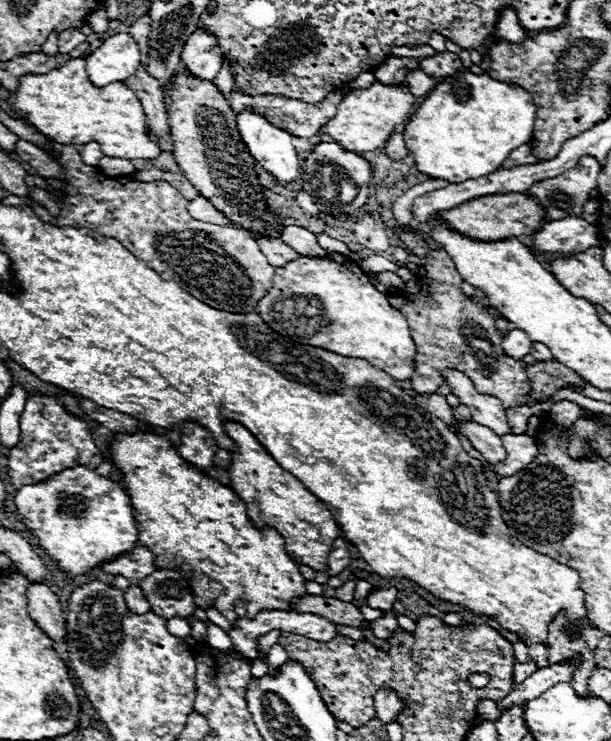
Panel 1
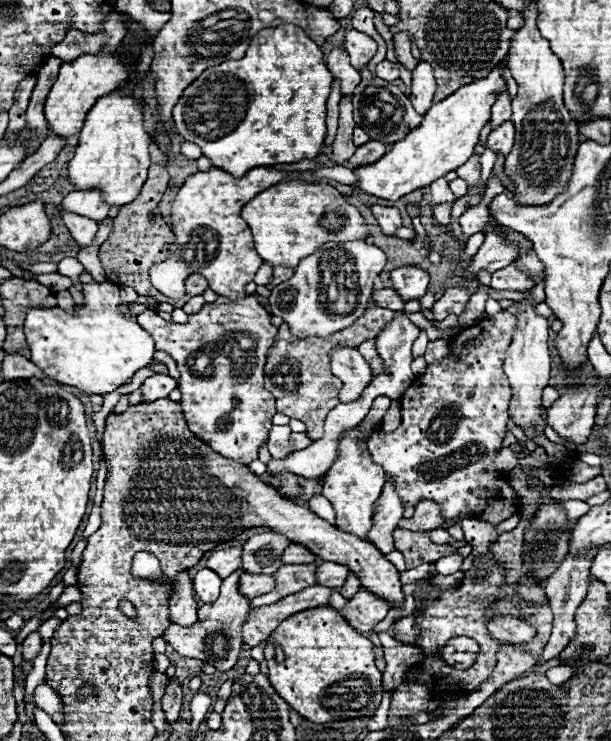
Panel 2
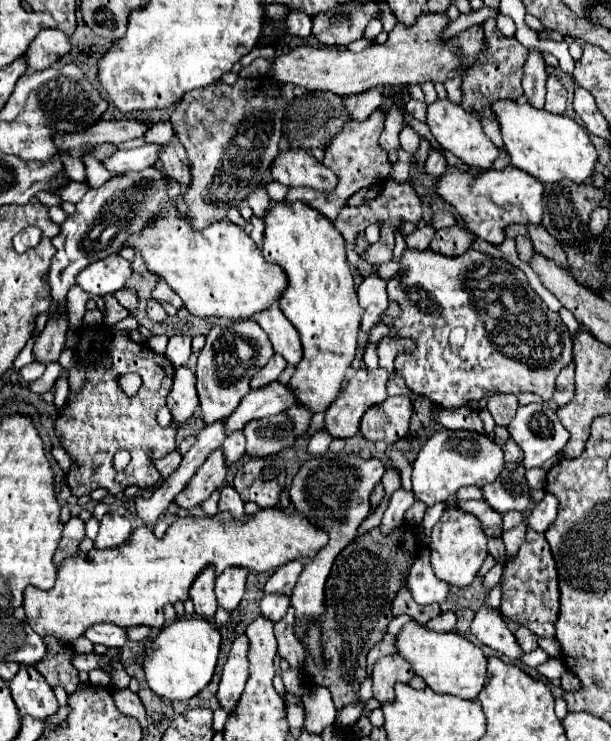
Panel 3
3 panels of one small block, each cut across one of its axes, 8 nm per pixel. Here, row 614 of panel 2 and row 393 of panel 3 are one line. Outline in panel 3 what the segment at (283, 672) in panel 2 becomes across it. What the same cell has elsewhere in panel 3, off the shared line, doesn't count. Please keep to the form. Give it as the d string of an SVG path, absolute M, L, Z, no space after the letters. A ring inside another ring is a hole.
M272 202L264 222L262 254L268 262L276 262L288 278L288 286L284 294L280 294L278 306L298 330L304 348L304 358L286 386L300 406L310 408L312 414L324 412L338 398L344 374L352 366L364 314L346 262L346 242L328 218L304 202Z

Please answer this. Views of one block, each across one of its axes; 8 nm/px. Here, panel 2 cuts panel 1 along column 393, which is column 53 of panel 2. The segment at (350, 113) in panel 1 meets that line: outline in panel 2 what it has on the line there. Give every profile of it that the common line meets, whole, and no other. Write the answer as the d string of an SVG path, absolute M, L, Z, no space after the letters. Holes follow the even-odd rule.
M112 52L110 54L84 54L74 62L64 62L60 68L60 74L46 98L46 104L44 104L44 116L46 116L46 122L52 130L52 134L56 134L60 138L78 136L92 104L100 96L120 88L120 84L126 82L128 72L130 72L128 60L120 58Z

